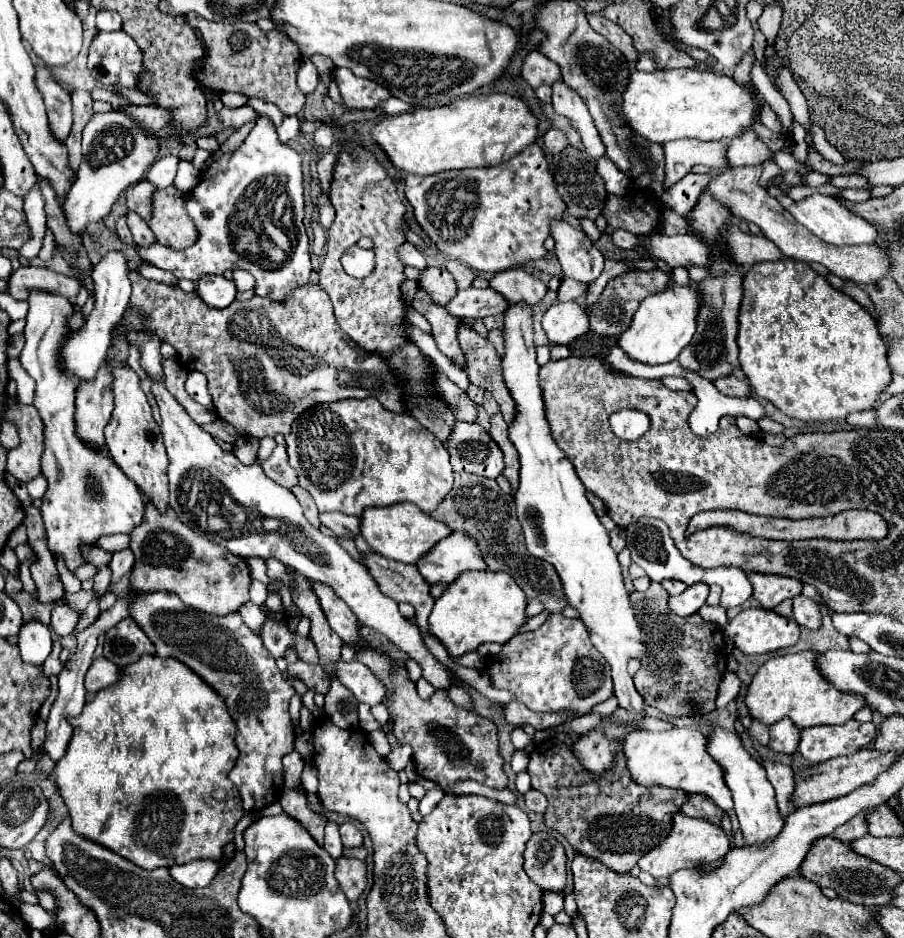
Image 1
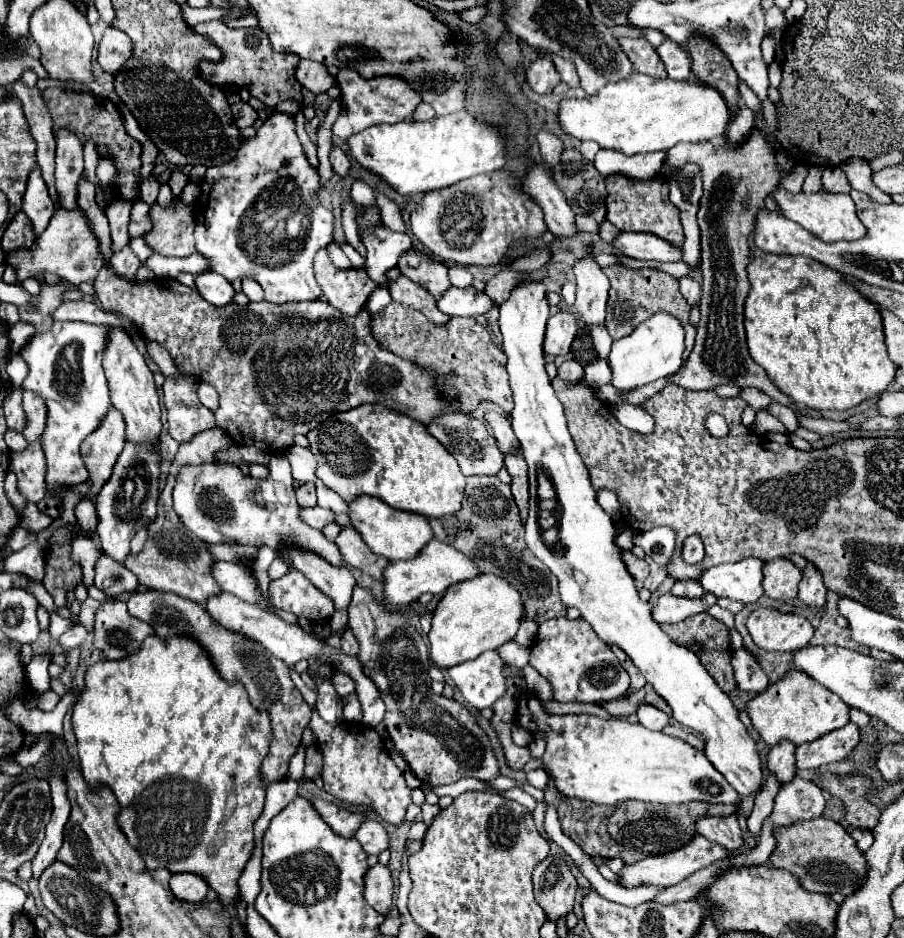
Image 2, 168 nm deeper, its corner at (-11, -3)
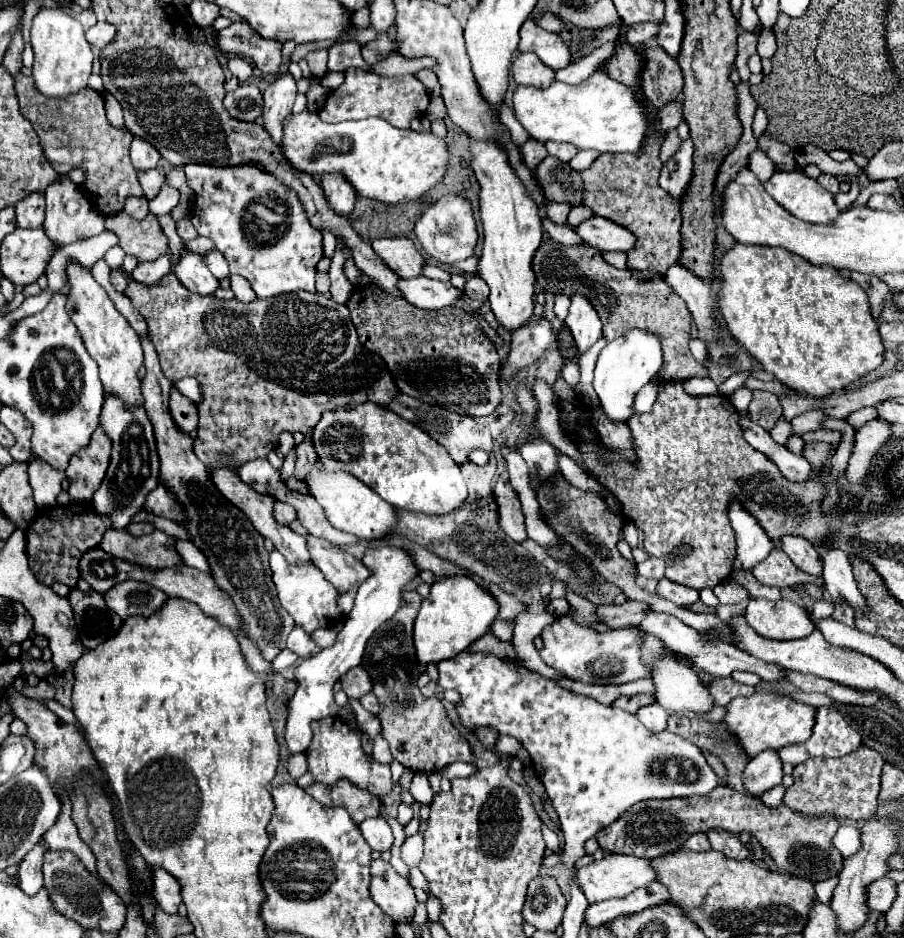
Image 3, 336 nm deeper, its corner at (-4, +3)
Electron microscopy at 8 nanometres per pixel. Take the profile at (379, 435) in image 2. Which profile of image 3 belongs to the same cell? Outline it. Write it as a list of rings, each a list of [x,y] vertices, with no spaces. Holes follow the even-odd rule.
[[[374,402],[324,414],[312,430],[312,442],[324,470],[350,472],[398,510],[444,516],[458,510],[468,498],[460,466],[450,454],[418,426]]]

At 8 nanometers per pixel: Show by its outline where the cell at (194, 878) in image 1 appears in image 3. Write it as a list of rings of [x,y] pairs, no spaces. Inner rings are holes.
[[[158,868],[154,870],[154,882],[152,882],[152,898],[156,900],[156,904],[168,912],[168,914],[176,914],[178,906],[182,904],[182,896],[180,896],[180,884],[176,882],[176,878],[172,878],[166,870]]]

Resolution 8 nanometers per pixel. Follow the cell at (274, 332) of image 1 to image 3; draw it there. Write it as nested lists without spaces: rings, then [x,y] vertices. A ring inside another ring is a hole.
[[[174,272],[166,274],[154,286],[144,286],[132,280],[126,288],[126,296],[148,324],[148,334],[156,346],[166,378],[180,380],[192,376],[200,382],[202,400],[196,404],[200,422],[194,452],[208,468],[222,458],[230,458],[232,468],[240,468],[254,458],[266,458],[278,448],[280,432],[288,430],[306,434],[328,410],[340,406],[354,408],[360,402],[388,404],[392,394],[398,394],[384,360],[360,346],[348,308],[328,296],[316,292],[292,292],[254,300],[250,304],[236,298],[218,300],[216,296],[200,296],[186,290]]]

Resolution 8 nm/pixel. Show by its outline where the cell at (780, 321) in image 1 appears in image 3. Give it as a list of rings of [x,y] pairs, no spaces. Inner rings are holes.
[[[736,244],[734,248],[730,248],[722,260],[718,262],[716,266],[716,272],[722,276],[722,290],[718,294],[718,310],[720,310],[720,316],[728,328],[728,332],[732,334],[732,338],[736,342],[740,342],[742,348],[746,348],[760,364],[766,372],[774,374],[776,380],[780,380],[784,386],[792,388],[792,390],[798,390],[798,392],[804,392],[808,396],[816,396],[816,398],[822,398],[822,396],[828,396],[832,392],[842,392],[850,386],[850,382],[854,382],[856,378],[872,372],[874,368],[878,368],[882,364],[882,354],[884,354],[884,344],[882,344],[882,338],[878,334],[878,326],[870,314],[870,304],[868,304],[868,296],[864,294],[864,290],[852,282],[850,278],[844,278],[840,276],[840,272],[836,268],[830,268],[830,266],[814,266],[810,262],[804,262],[804,258],[796,258],[796,254],[788,254],[788,250],[776,250],[772,246],[746,246],[746,244]]]

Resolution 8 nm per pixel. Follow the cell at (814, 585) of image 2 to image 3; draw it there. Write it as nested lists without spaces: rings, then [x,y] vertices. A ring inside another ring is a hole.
[[[786,534],[780,538],[782,550],[790,556],[790,560],[804,572],[820,576],[822,574],[822,562],[818,558],[818,552],[814,548],[814,544],[802,536],[792,536]]]

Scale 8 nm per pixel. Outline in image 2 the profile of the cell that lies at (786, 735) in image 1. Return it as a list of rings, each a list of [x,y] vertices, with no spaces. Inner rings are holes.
[[[781,740],[779,744],[775,744],[769,752],[769,758],[767,758],[767,768],[771,772],[775,772],[775,776],[781,780],[781,782],[789,782],[793,776],[795,776],[795,770],[797,770],[797,758],[795,758],[795,750],[797,746],[787,742],[787,740]]]

